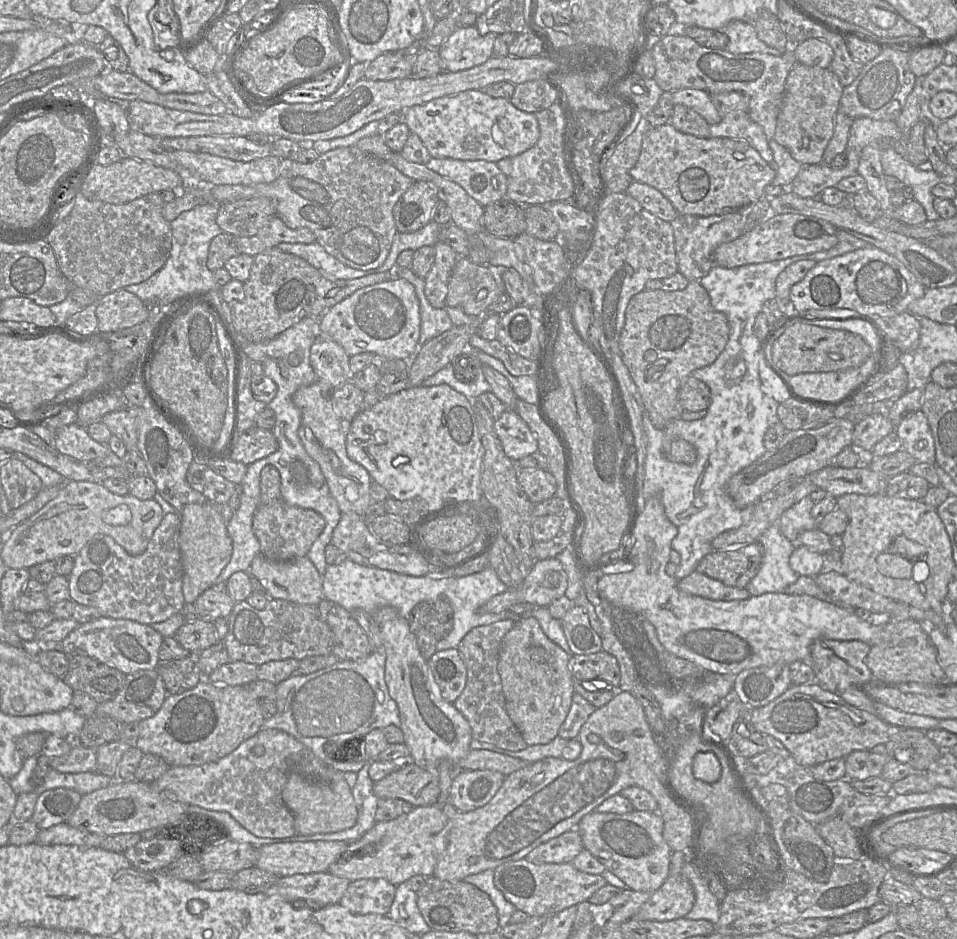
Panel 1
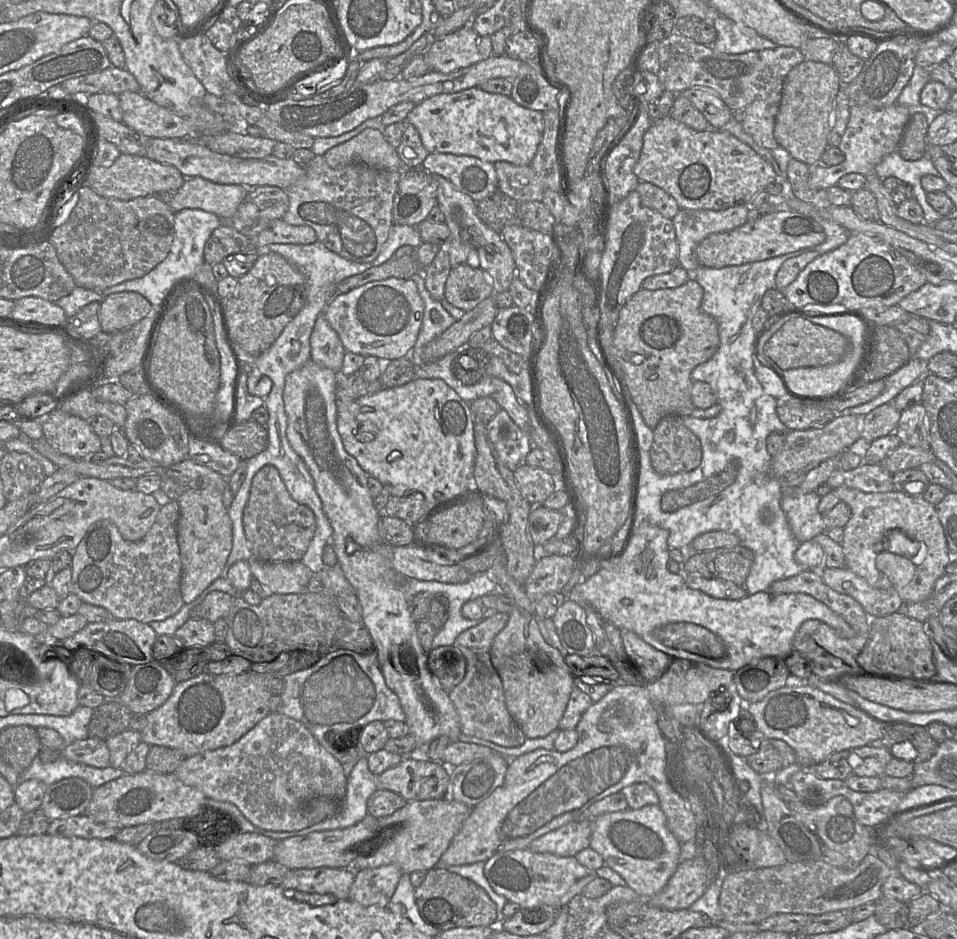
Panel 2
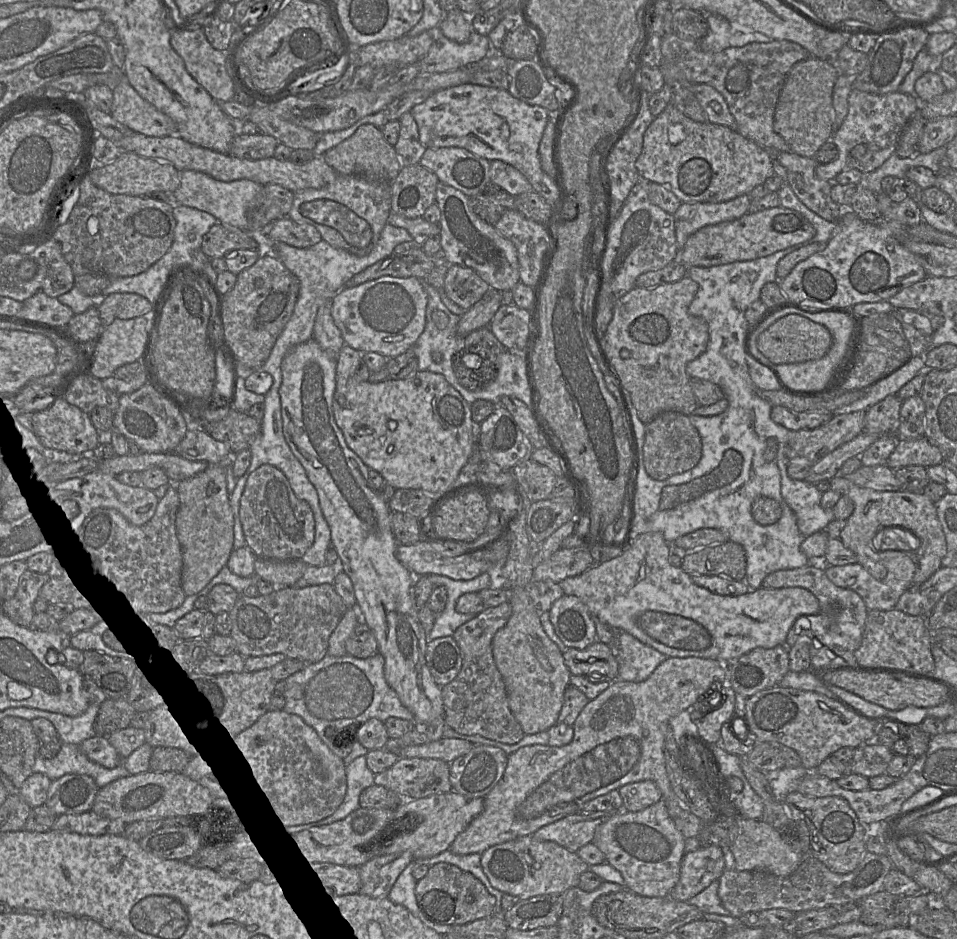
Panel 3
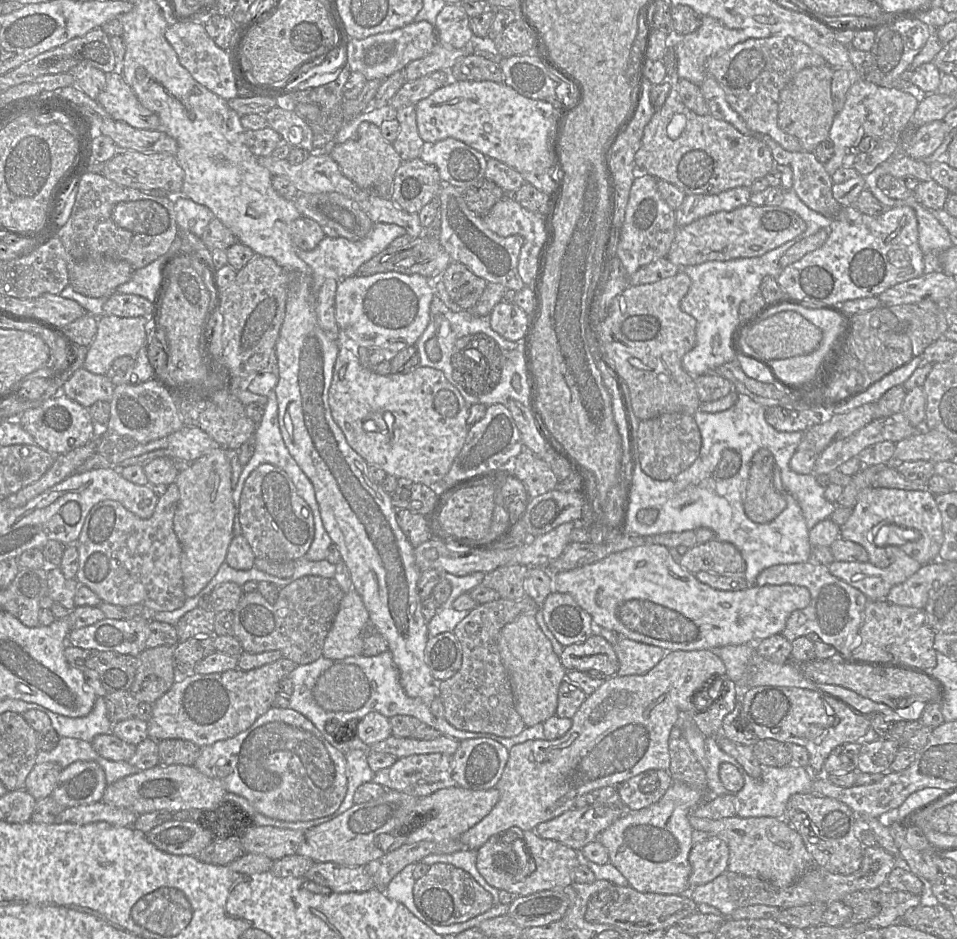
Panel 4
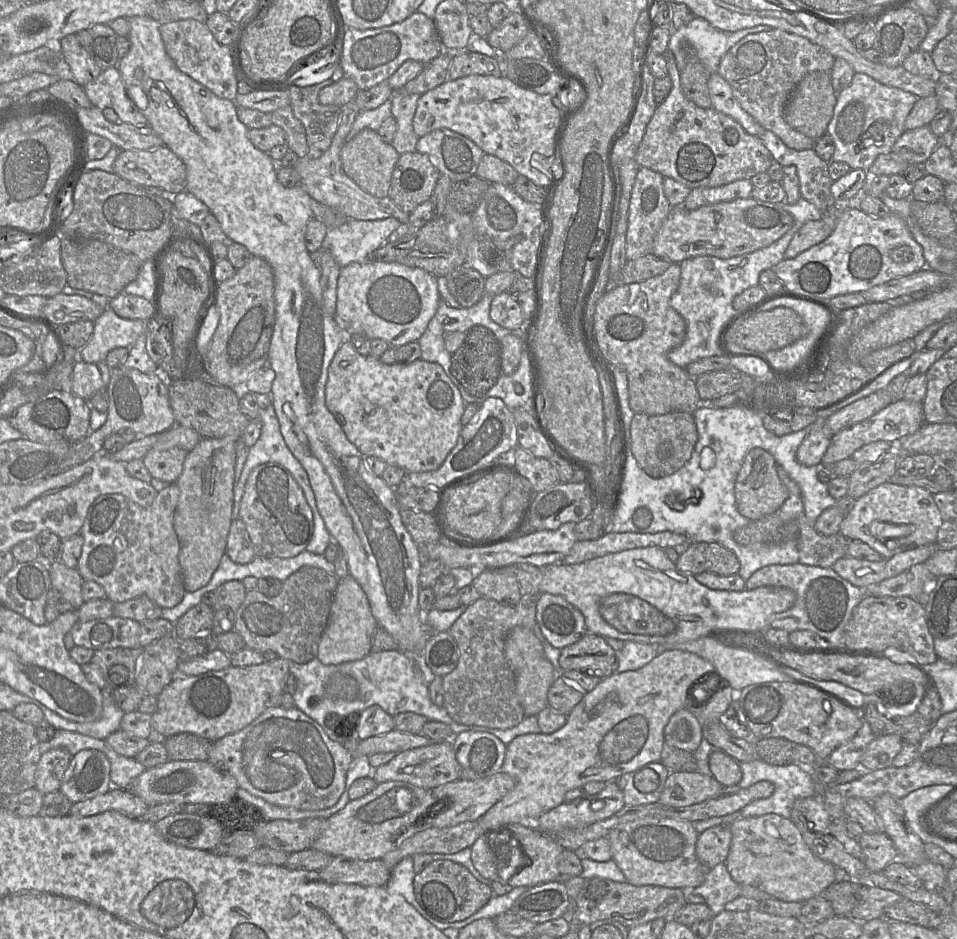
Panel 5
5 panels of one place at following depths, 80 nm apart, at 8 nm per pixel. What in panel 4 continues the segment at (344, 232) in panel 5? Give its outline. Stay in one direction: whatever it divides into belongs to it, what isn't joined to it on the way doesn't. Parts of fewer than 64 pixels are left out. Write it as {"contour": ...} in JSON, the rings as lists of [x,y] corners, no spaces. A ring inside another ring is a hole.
{"contour":[[[374,223],[369,234],[358,241],[350,241],[343,237],[325,236],[320,243],[310,251],[296,247],[296,253],[311,268],[311,292],[314,301],[326,279],[332,278],[341,281],[356,274],[358,268],[375,255],[388,248],[391,242],[405,235],[407,232],[404,227],[393,223]]]}

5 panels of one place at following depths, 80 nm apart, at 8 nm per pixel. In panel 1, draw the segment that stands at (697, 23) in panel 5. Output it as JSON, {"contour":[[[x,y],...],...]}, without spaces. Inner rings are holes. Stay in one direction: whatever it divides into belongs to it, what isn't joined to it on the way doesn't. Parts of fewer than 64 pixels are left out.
{"contour":[[[732,21],[723,27],[729,41],[725,50],[732,54],[764,53],[780,55],[782,52],[762,42],[756,33],[753,23]]]}

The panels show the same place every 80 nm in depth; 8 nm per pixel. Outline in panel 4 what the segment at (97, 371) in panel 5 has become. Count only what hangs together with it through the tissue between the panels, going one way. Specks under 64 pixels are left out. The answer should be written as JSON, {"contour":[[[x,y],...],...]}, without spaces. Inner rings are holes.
{"contour":[[[81,367],[64,383],[61,393],[83,407],[90,408],[97,401],[110,402],[114,387],[110,374],[98,375]]]}

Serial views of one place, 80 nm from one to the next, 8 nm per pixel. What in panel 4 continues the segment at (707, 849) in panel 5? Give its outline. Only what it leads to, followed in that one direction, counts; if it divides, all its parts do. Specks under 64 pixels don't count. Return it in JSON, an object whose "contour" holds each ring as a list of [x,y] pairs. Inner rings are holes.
{"contour":[[[708,836],[694,844],[689,853],[691,865],[689,889],[711,882],[727,872],[728,858],[728,846],[718,837]]]}

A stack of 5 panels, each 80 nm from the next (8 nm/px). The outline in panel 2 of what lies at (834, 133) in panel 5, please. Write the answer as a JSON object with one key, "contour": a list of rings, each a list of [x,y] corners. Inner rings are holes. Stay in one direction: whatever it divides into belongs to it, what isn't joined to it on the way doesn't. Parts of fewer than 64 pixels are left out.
{"contour":[[[897,102],[880,109],[851,106],[849,121],[838,147],[845,157],[844,161],[835,166],[810,165],[808,186],[814,190],[827,190],[837,185],[838,181],[847,174],[858,173],[866,176],[873,173],[875,166],[887,155],[897,152],[902,135],[913,113],[913,109]]]}

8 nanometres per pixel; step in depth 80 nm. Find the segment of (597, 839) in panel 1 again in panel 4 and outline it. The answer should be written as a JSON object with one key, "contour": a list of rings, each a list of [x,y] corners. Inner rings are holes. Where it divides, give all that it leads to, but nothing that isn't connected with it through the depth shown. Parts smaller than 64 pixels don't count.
{"contour":[[[673,781],[670,787],[667,789],[665,794],[660,798],[659,801],[639,811],[626,812],[621,817],[616,819],[607,829],[605,829],[599,835],[598,840],[606,848],[609,855],[609,862],[614,867],[616,867],[616,869],[627,879],[629,885],[632,888],[642,893],[682,894],[689,892],[688,879],[691,873],[691,865],[689,863],[689,853],[691,848],[693,847],[692,843],[693,828],[691,827],[688,818],[691,809],[696,805],[698,805],[699,803],[701,803],[705,797],[712,797],[712,796],[707,796],[707,793],[701,793],[700,791],[687,786],[682,782]]]}

